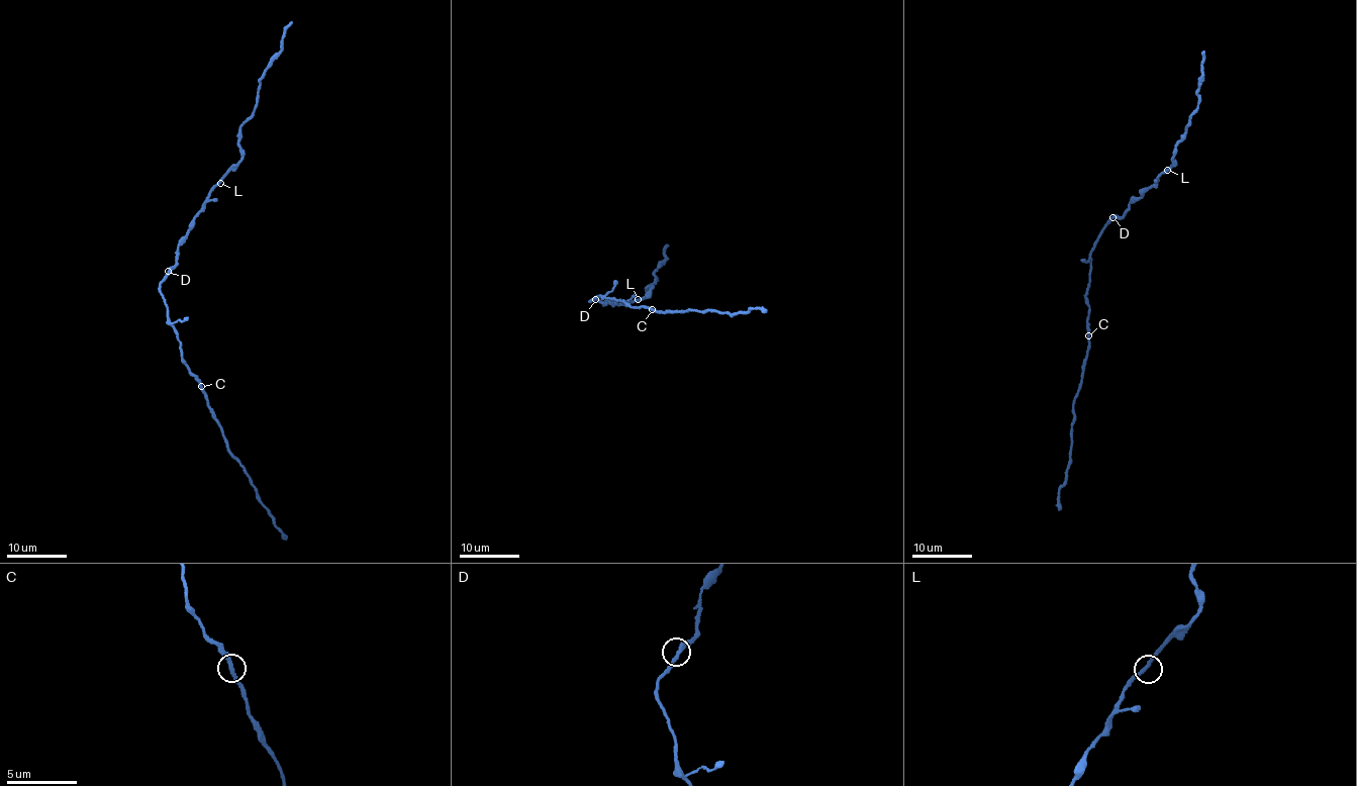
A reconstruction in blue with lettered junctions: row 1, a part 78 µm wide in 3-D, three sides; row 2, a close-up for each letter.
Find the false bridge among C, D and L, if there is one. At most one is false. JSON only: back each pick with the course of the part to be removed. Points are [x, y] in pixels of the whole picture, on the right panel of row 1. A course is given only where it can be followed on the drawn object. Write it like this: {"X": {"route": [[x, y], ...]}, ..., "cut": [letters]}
{"cut": []}

